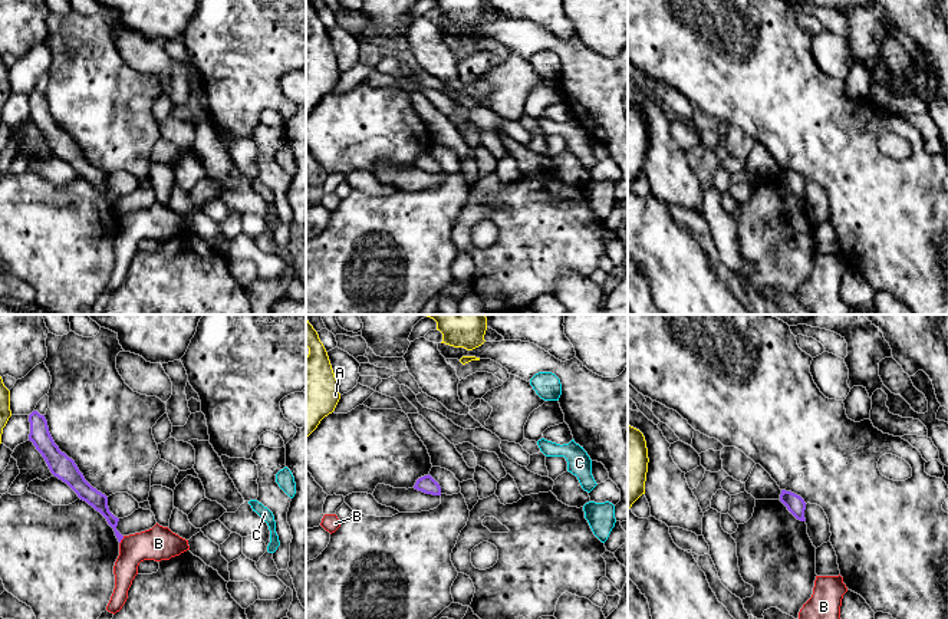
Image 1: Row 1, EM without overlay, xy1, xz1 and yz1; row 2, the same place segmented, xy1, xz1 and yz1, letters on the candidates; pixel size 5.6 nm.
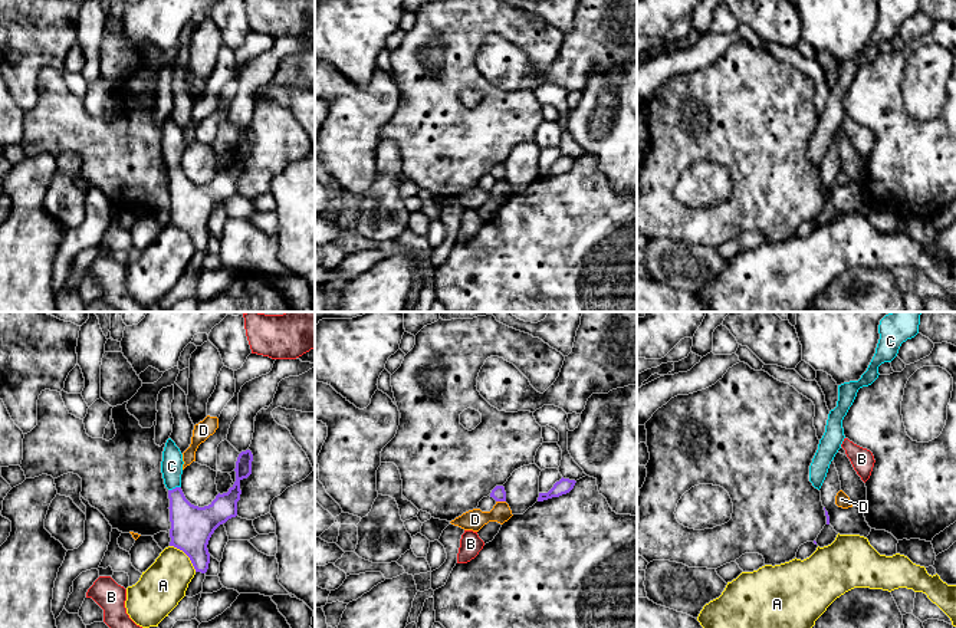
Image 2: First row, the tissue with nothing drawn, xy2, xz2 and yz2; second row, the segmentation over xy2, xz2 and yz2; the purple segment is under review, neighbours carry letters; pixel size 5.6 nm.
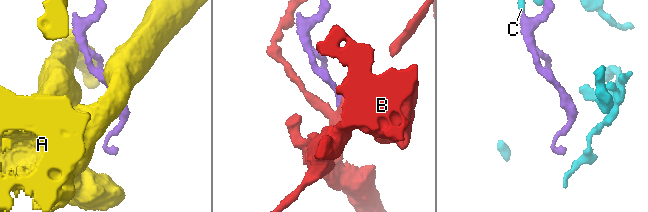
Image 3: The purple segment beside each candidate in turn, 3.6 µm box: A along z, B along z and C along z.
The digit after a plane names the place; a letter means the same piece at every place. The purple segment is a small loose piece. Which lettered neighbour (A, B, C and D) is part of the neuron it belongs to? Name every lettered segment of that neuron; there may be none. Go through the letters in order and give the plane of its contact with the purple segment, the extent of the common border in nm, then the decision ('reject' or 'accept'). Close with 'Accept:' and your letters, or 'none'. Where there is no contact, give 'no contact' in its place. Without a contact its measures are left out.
A: xy2 | 220 nm | reject
B: xy1 | 50 nm | reject
C: xy2 | 80 nm | accept
D: xz2 | 60 nm | reject
Accept: C

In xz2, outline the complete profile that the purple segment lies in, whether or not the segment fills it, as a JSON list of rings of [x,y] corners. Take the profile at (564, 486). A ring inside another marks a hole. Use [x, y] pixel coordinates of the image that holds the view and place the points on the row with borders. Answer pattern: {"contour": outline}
{"contour": [[[562,477],[559,481],[553,484],[553,487],[548,493],[539,493],[538,502],[566,494],[574,489],[575,483],[576,483],[575,480]]]}

